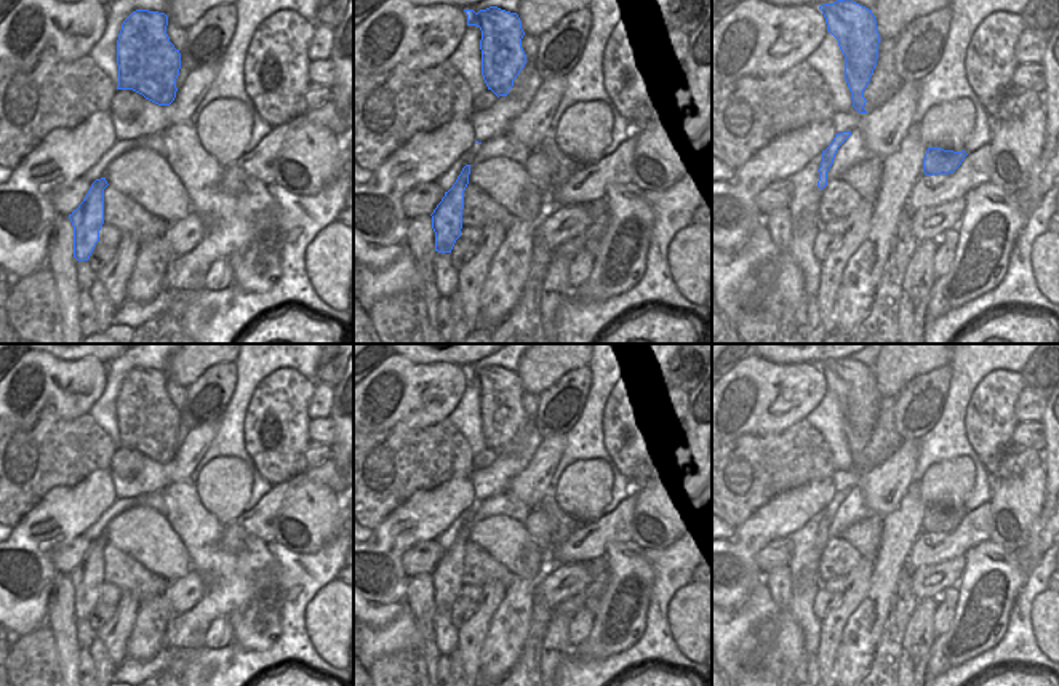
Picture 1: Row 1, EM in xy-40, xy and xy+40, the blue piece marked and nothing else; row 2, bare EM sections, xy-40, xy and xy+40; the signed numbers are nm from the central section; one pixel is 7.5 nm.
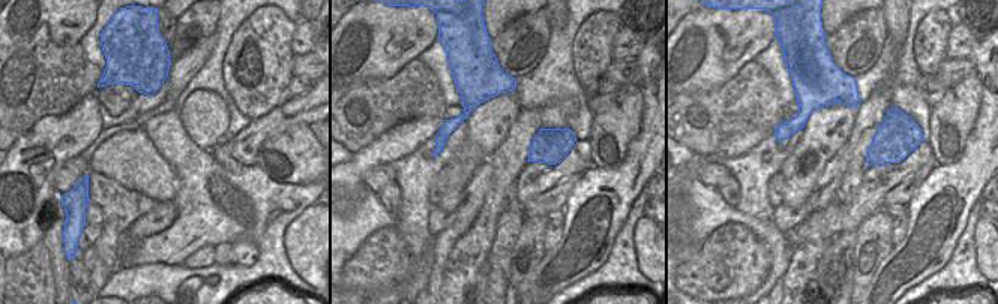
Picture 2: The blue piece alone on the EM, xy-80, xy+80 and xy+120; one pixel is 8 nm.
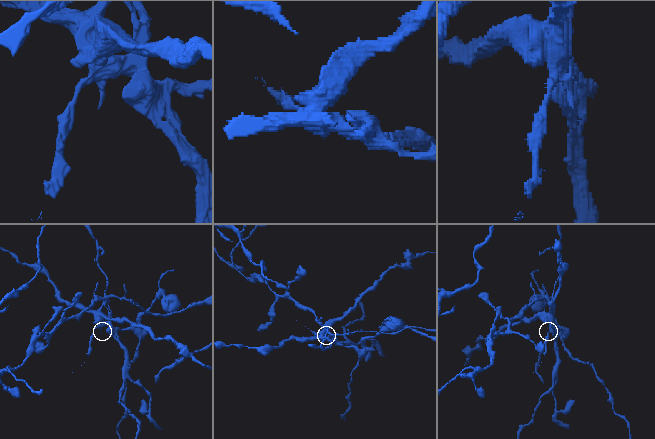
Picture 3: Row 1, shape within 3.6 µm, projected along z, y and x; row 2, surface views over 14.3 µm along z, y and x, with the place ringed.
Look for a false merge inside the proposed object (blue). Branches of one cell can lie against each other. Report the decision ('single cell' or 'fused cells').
fused cells

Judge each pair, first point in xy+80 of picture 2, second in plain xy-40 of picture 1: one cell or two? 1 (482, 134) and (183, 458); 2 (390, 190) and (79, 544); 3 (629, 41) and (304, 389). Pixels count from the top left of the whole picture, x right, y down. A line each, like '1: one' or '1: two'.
1: one
2: two
3: two

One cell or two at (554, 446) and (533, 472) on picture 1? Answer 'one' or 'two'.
one

